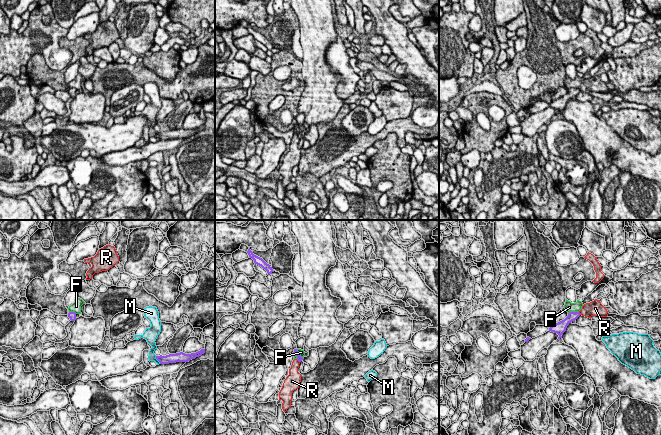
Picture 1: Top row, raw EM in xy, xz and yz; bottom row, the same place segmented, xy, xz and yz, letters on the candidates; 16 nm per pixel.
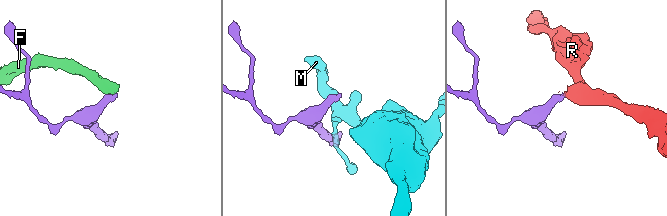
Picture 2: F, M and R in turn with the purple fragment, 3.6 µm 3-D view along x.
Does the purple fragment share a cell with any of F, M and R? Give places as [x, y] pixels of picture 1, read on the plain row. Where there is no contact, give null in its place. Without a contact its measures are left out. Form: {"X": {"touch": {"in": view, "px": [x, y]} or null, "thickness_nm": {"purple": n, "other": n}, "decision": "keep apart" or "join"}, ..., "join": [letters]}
{"F": {"touch": {"in": "yz", "px": [573, 88]}, "thickness_nm": {"purple": 160, "other": 160}, "decision": "keep apart"}, "M": {"touch": {"in": "xy", "px": [157, 135]}, "thickness_nm": {"purple": 160, "other": 130}, "decision": "keep apart"}, "R": {"touch": {"in": "xz", "px": [298, 136]}, "thickness_nm": {"purple": 90, "other": 180}, "decision": "keep apart"}, "join": []}

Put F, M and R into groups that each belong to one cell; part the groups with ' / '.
F R / M

